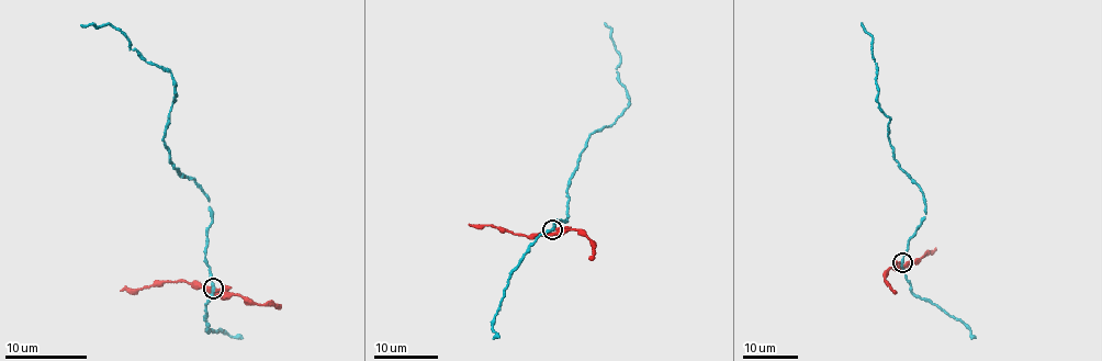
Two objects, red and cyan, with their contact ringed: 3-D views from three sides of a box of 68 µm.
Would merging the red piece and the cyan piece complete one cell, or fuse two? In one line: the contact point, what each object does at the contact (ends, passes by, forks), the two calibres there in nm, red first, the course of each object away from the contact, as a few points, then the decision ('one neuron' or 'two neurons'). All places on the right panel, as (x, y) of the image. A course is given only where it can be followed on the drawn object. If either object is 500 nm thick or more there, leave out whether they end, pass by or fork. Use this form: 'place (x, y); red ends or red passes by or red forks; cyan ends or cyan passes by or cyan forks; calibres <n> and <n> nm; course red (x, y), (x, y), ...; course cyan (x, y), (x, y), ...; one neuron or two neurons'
place (902, 262); red ends; cyan passes by; calibres 160 and 200 nm; course red (901, 261), (898, 266), (901, 267), (935, 249); course cyan (902, 261), (925, 207), (919, 187), (894, 158), (890, 119), (877, 96), (872, 35), (862, 22); two neurons

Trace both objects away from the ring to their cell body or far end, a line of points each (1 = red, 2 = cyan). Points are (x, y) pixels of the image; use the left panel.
1: (212, 289), (221, 293), (178, 280), (171, 283), (158, 280), (120, 291)
2: (213, 288), (207, 193), (169, 161), (165, 145), (173, 78), (130, 49), (122, 31), (81, 24)

